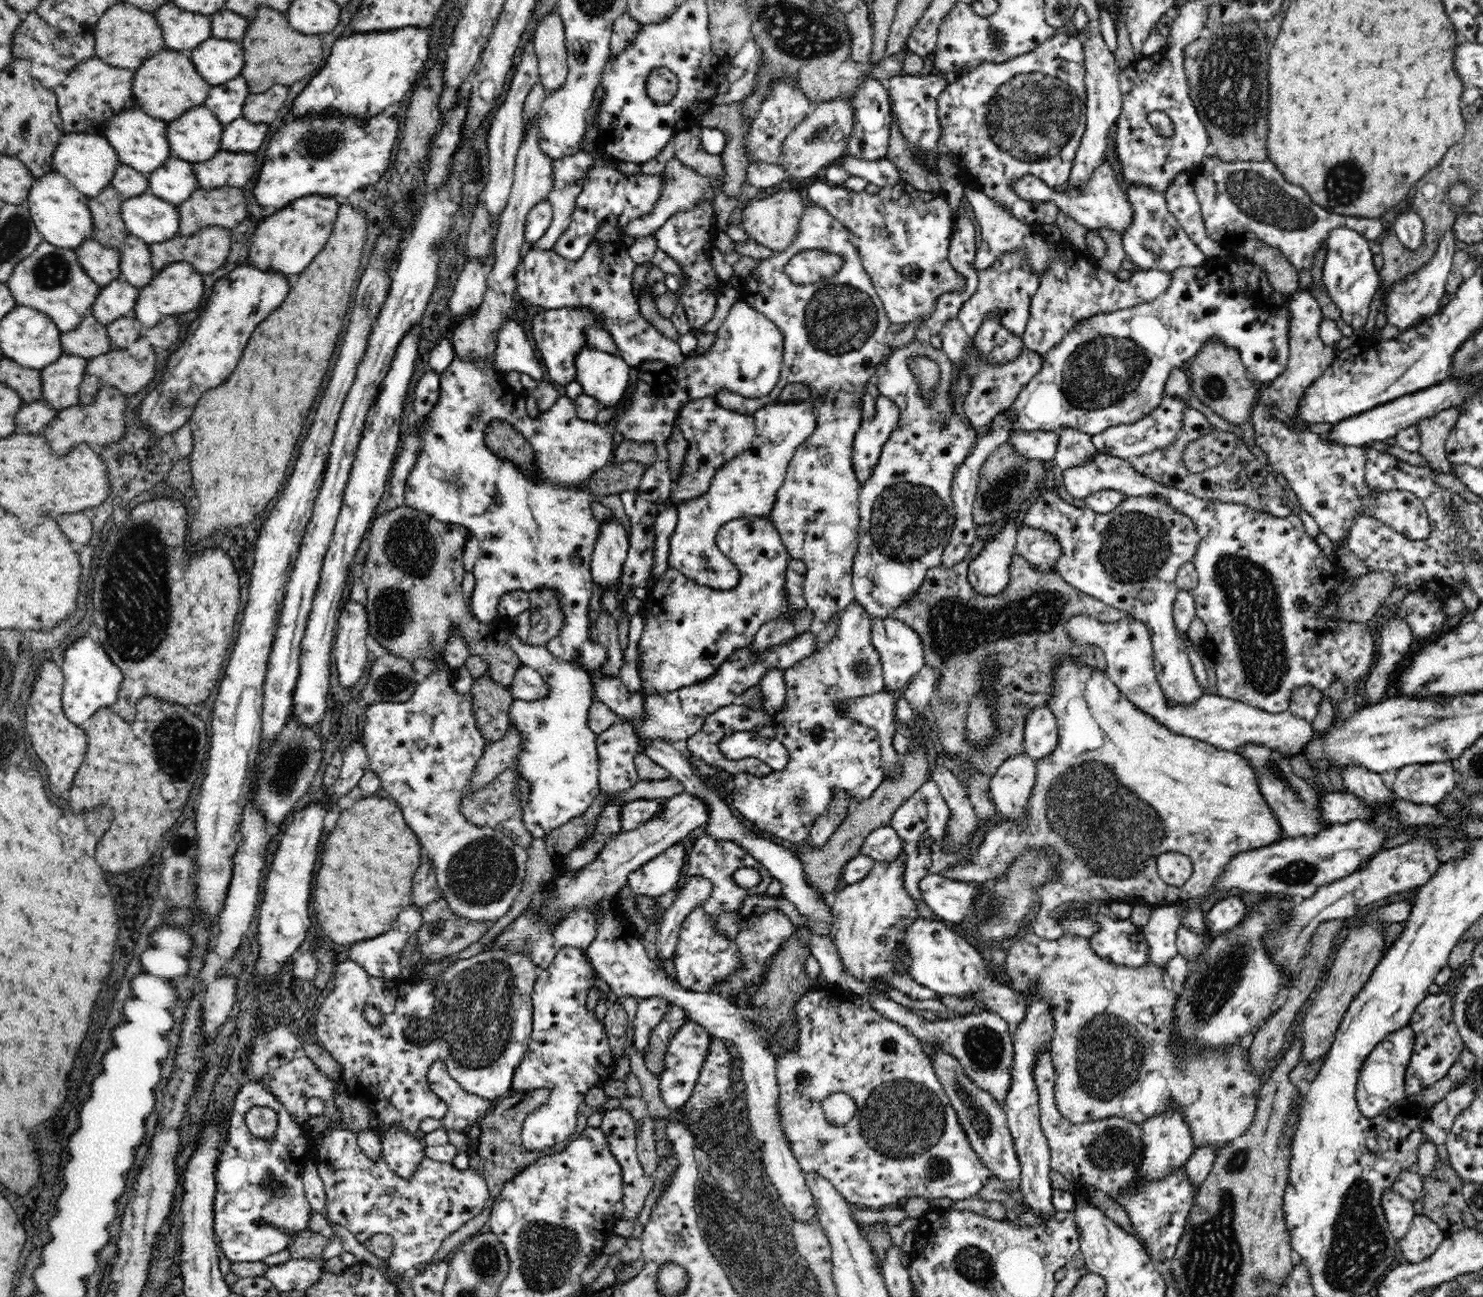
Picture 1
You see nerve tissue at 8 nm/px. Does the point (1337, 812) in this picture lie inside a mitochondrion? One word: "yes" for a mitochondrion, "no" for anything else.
no

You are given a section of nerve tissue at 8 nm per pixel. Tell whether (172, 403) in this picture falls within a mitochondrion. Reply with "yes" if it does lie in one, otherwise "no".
yes

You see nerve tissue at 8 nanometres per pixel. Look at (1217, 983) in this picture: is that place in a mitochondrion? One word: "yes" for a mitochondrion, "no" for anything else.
yes

